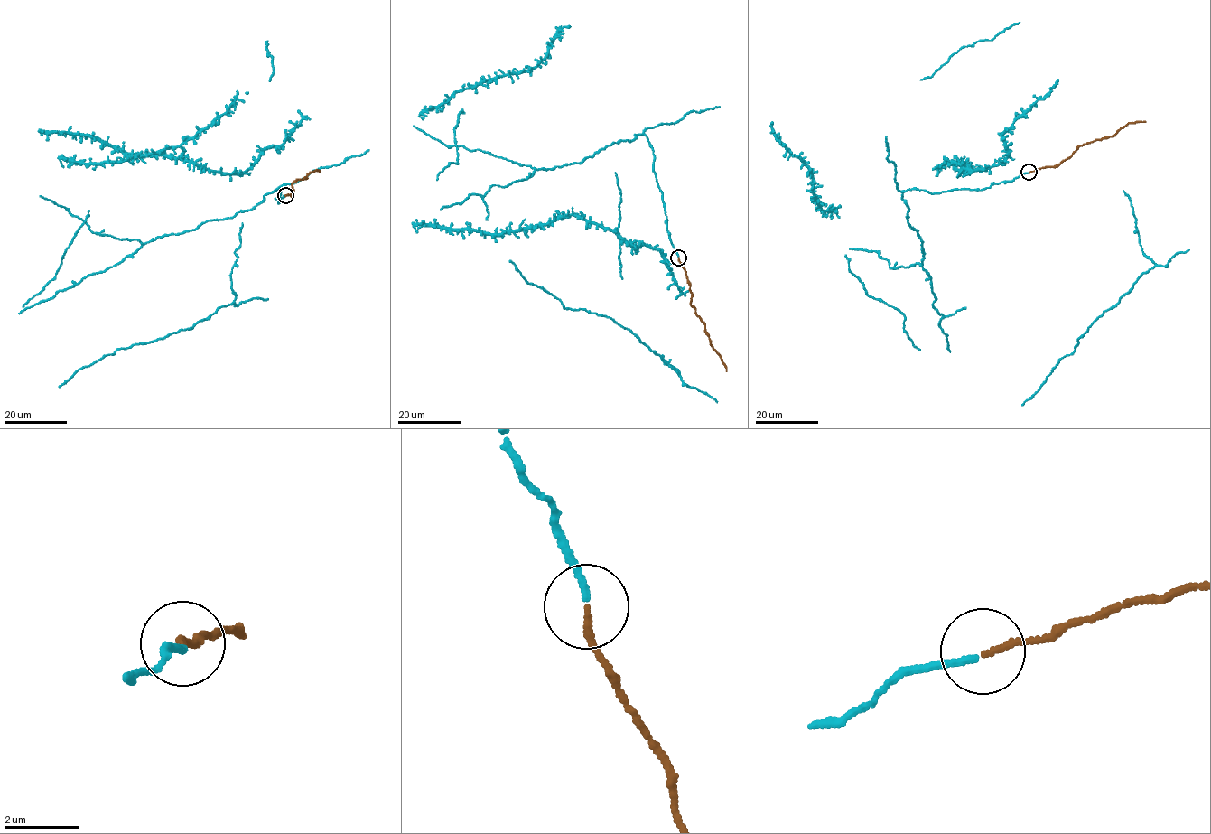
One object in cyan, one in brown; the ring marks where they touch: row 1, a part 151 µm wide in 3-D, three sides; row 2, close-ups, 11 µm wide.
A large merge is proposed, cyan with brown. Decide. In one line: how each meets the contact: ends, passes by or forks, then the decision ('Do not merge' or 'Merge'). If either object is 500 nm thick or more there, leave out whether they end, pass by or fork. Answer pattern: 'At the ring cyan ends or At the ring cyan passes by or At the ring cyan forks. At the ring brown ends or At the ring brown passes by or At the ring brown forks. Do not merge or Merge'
At the ring cyan ends. At the ring brown ends. Merge

